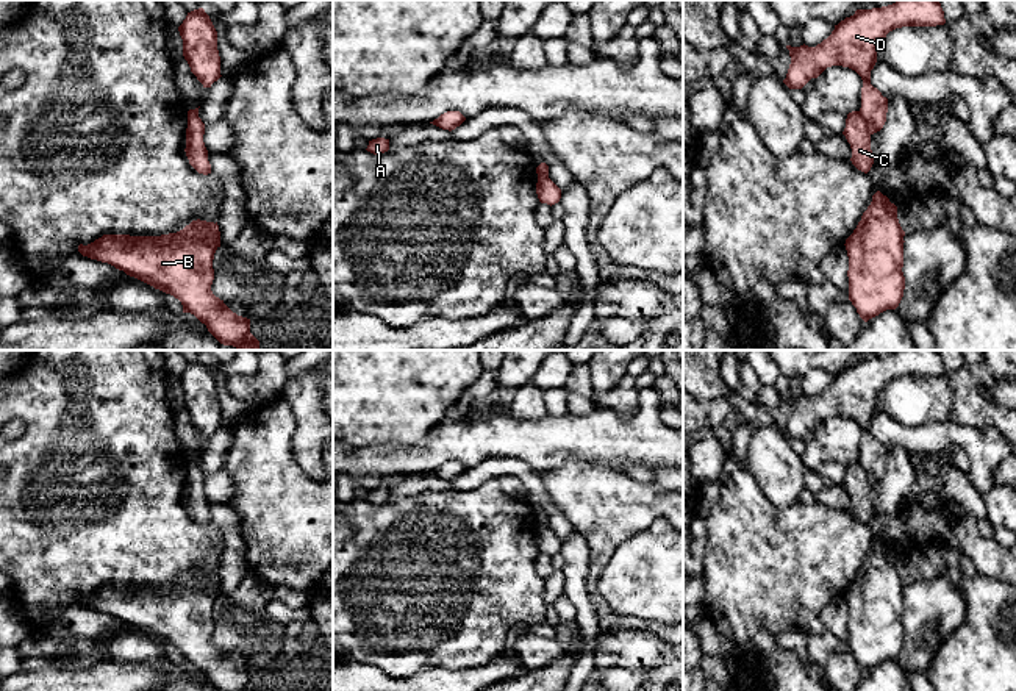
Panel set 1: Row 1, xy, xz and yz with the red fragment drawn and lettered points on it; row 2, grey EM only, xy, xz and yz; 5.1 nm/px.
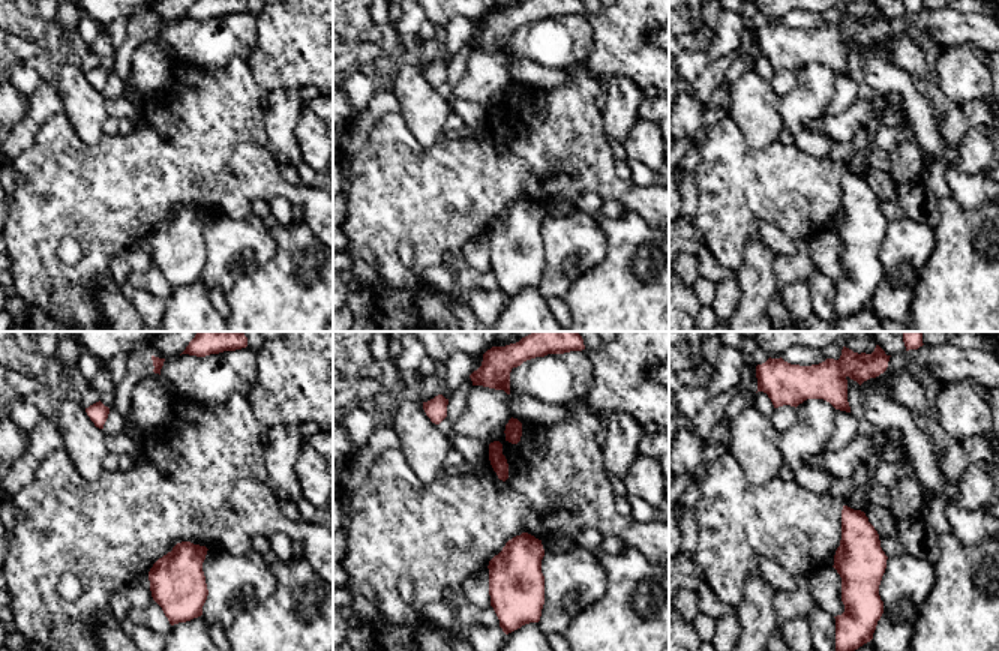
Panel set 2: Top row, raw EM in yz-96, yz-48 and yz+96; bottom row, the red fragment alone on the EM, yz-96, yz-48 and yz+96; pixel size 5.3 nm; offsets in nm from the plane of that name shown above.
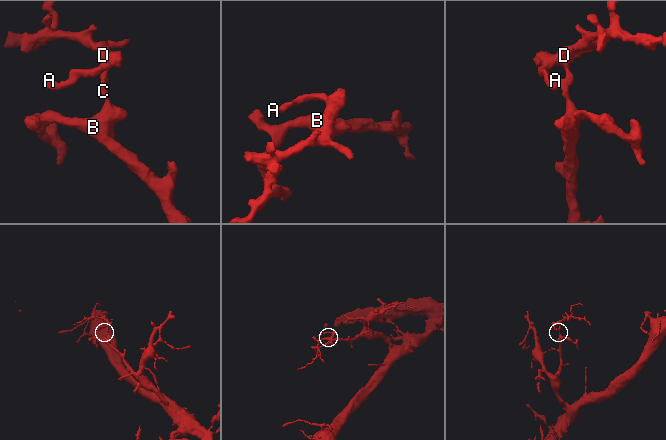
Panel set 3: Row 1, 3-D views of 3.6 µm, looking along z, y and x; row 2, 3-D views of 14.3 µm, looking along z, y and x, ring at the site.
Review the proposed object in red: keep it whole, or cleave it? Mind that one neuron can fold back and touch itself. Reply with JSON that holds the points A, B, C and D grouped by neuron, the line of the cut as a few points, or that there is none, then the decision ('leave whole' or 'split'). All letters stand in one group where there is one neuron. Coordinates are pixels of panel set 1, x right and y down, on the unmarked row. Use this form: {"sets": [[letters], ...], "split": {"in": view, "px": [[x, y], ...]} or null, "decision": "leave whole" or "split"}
{"sets": [["A", "D"], ["B", "C"]], "split": {"in": "yz", "px": [[858, 461], [871, 483]]}, "decision": "split"}

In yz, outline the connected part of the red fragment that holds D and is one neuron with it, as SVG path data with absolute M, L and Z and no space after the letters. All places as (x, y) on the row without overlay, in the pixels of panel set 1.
M897 350L882 358L857 360L853 366L835 375L832 385L816 397L786 396L791 414L783 433L789 439L802 439L827 417L842 416L855 421L863 430L860 464L874 485L883 478L888 463L888 449L871 435L878 396L896 378L944 374L938 350Z

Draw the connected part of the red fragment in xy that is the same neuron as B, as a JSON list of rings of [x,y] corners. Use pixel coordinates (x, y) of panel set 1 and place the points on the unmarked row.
[[[197,569],[177,583],[161,586],[103,585],[88,596],[80,594],[78,602],[174,646],[181,652],[183,663],[194,664],[217,691],[258,691],[250,683],[250,669],[233,663],[211,641],[214,630],[213,610],[219,597],[220,582],[217,572]]]

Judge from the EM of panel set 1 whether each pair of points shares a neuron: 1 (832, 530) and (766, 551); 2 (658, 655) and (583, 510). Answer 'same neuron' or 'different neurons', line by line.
1: same neuron
2: different neurons

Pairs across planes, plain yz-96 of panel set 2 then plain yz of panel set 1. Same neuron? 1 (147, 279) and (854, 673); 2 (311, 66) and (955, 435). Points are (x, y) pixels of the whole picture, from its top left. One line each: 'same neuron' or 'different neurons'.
1: different neurons
2: different neurons

